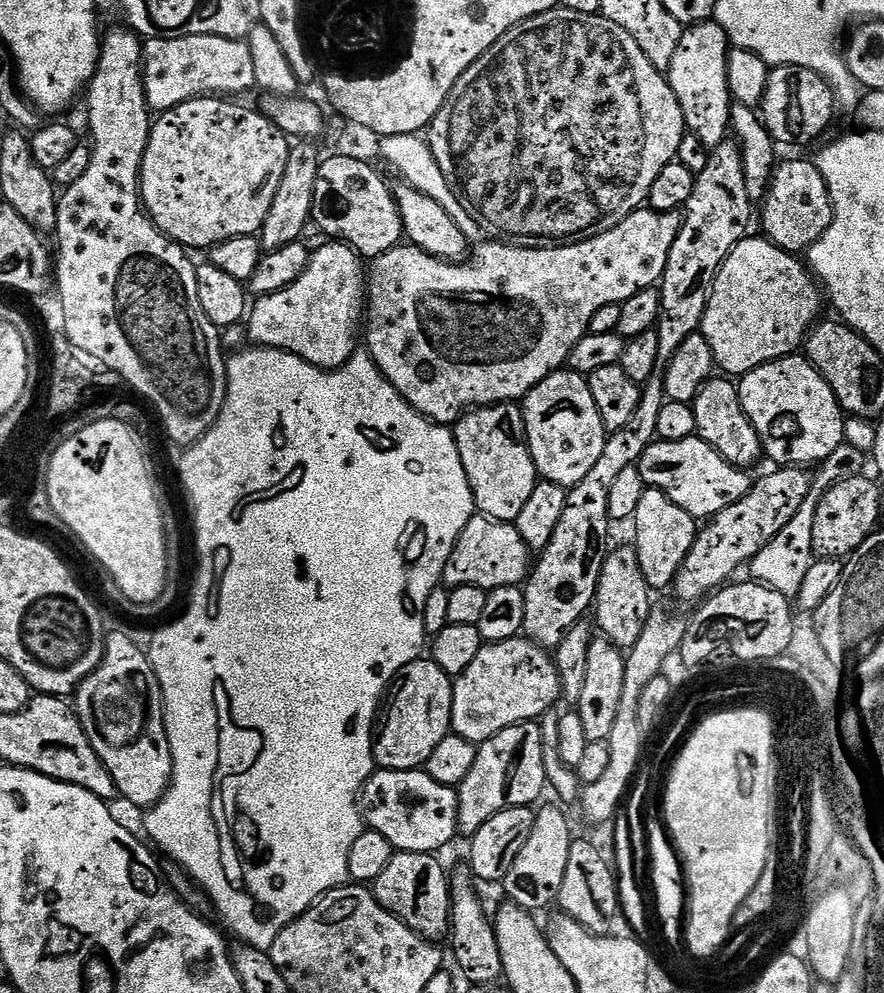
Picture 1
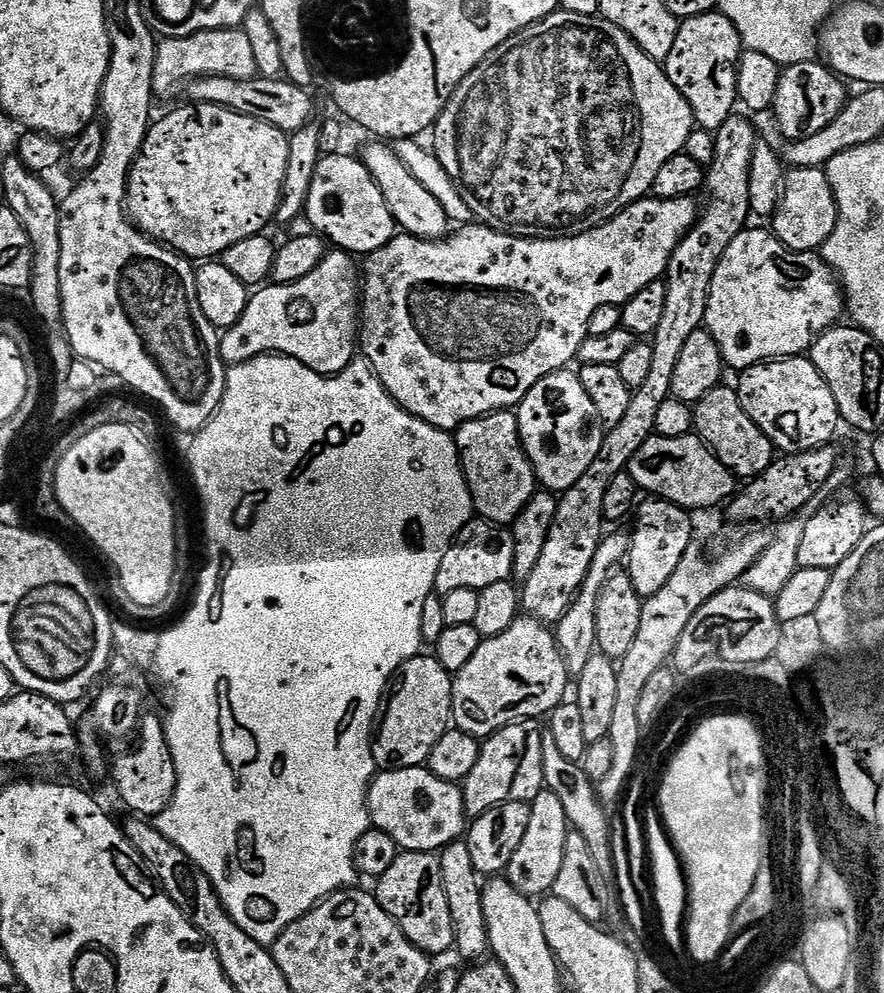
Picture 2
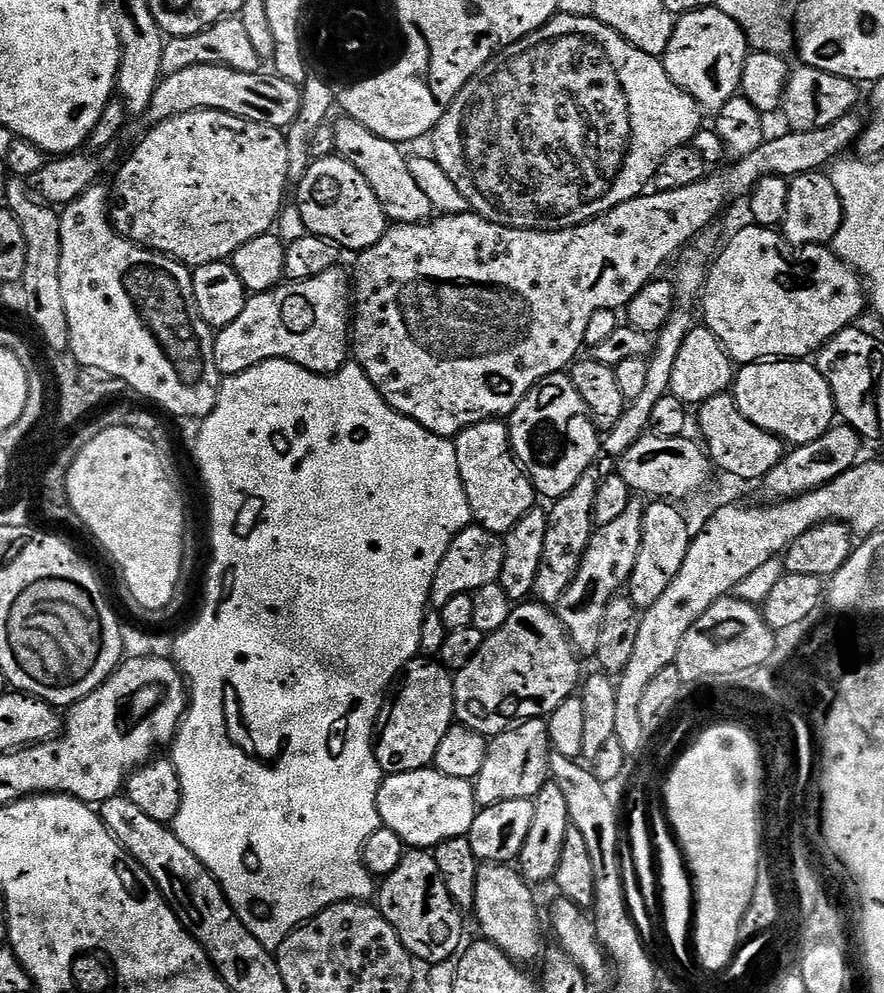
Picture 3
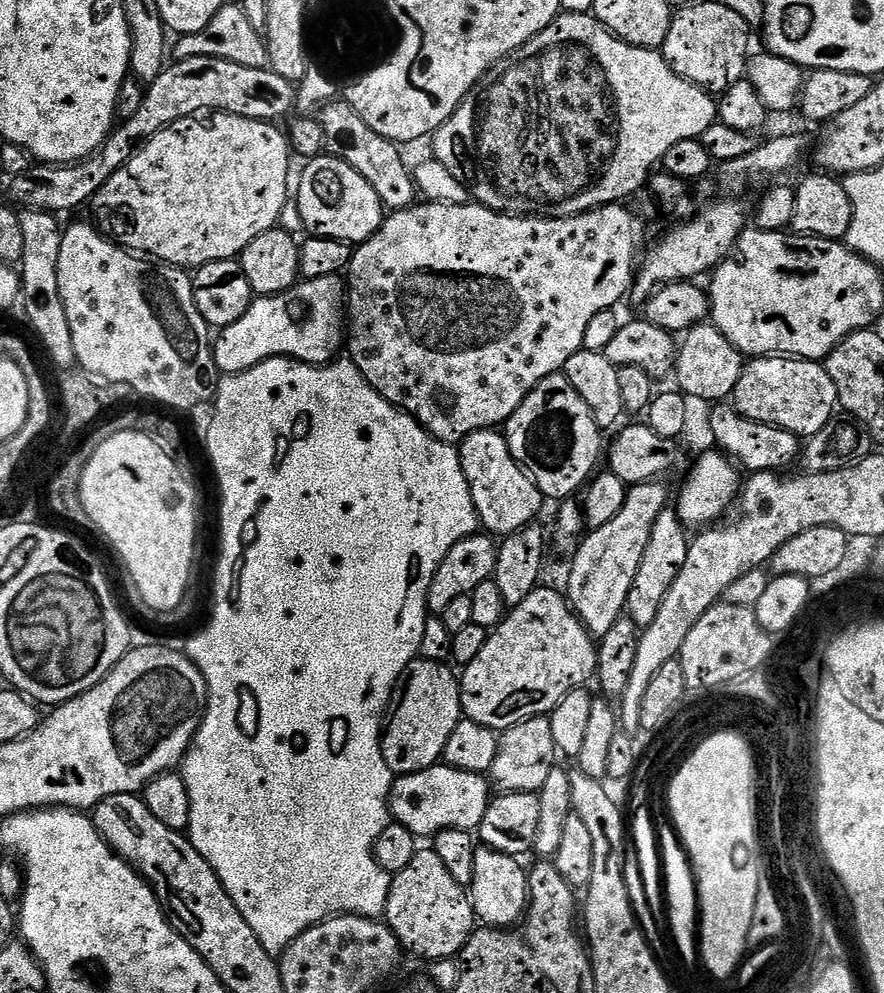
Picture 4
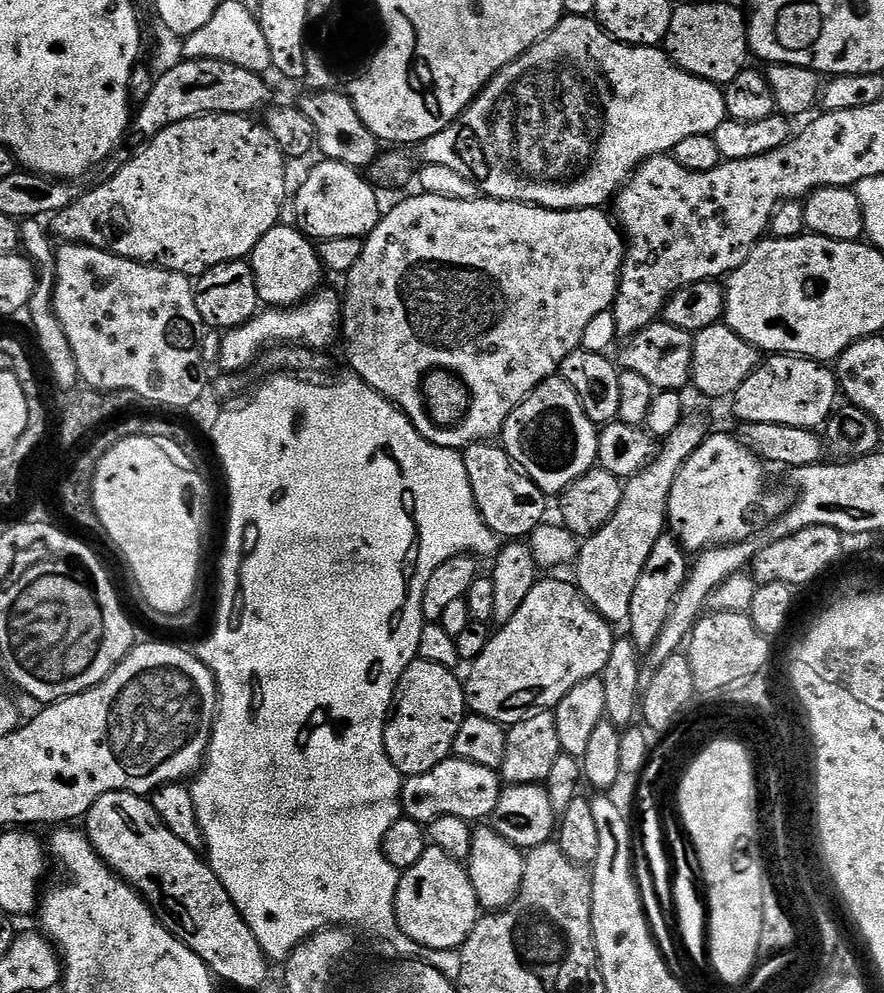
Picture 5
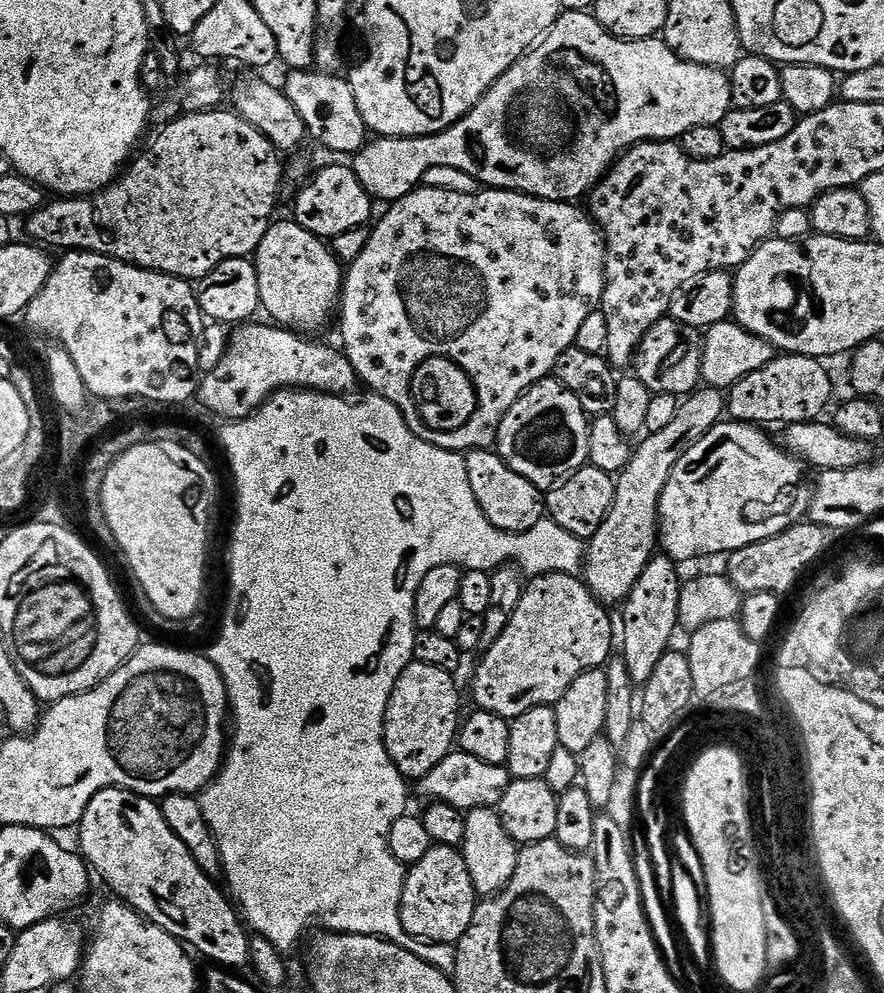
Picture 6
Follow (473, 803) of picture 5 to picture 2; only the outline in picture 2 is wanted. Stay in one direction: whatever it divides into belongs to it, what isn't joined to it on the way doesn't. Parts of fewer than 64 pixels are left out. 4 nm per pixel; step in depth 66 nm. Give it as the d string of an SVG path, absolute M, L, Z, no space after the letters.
M426 766L419 768L389 768L381 771L372 777L372 785L368 788L368 815L370 817L371 827L382 830L394 838L394 842L401 850L406 852L434 852L439 853L447 844L454 843L455 840L461 839L466 832L466 813L464 811L464 794L460 784L451 784L442 778L438 778Z

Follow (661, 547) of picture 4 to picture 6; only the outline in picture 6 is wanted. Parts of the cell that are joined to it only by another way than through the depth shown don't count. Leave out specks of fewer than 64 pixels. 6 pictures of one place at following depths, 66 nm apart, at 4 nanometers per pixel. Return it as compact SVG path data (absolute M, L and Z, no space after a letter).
M657 554L642 570L640 577L634 582L628 599L622 605L624 611L624 653L622 659L629 671L632 683L642 686L654 674L654 666L658 666L662 654L673 647L672 635L678 632L680 622L680 589L682 575L677 561L669 556Z

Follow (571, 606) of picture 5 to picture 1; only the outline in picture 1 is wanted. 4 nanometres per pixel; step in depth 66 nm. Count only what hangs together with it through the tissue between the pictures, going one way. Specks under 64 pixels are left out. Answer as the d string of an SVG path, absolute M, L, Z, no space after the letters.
M527 638L503 640L497 644L485 643L478 658L474 658L470 666L466 666L461 676L455 677L452 686L452 732L479 746L510 726L539 721L540 717L555 705L552 703L560 699L556 661L539 644Z

